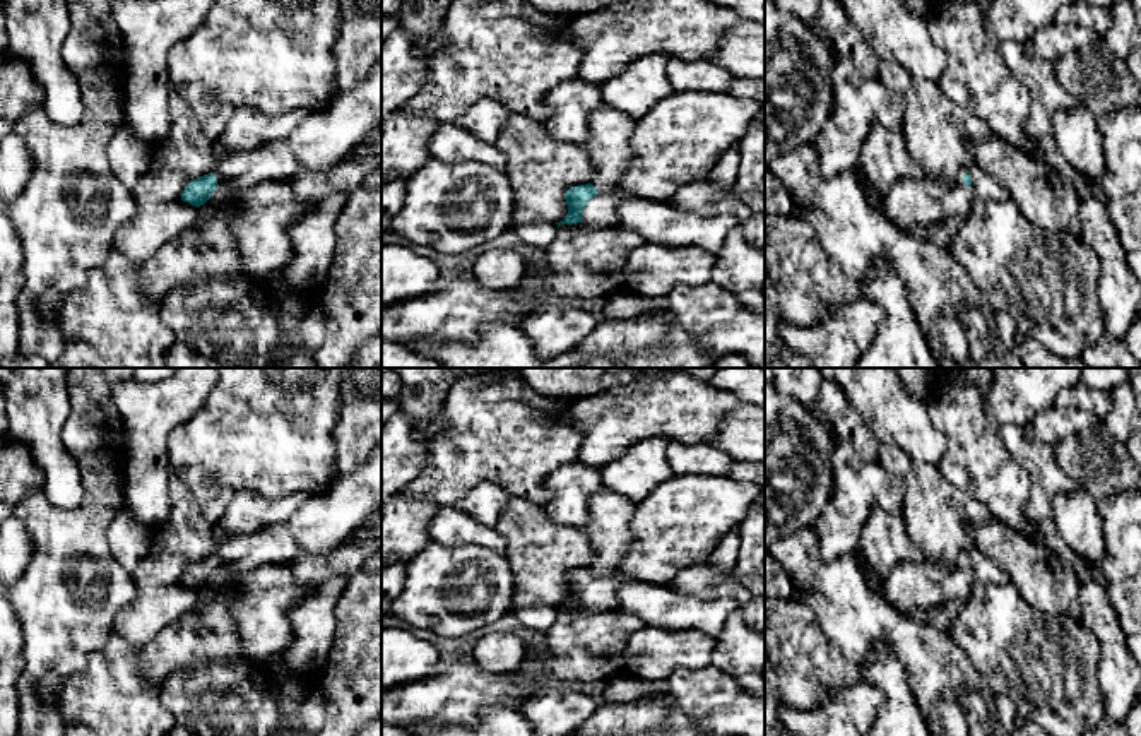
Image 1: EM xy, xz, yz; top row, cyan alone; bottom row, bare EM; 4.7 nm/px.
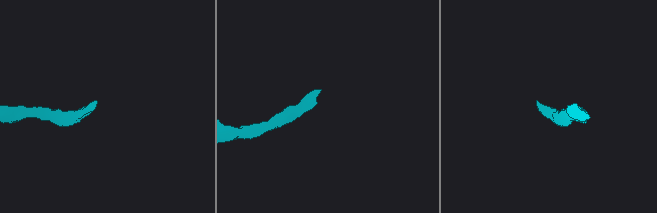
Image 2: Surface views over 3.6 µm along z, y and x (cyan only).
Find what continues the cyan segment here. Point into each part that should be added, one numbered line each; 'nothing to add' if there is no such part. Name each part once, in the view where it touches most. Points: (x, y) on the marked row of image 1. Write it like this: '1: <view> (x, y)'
1: xz (603, 209)

